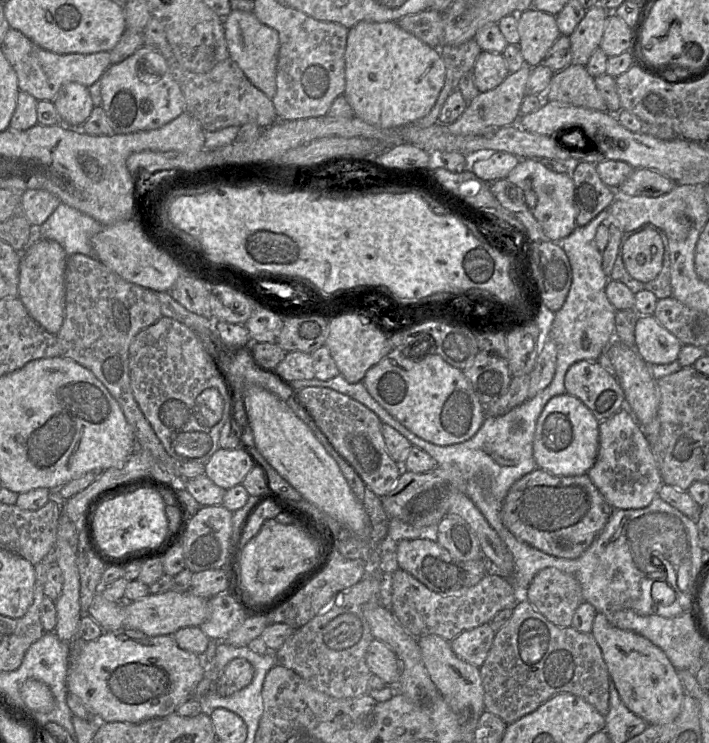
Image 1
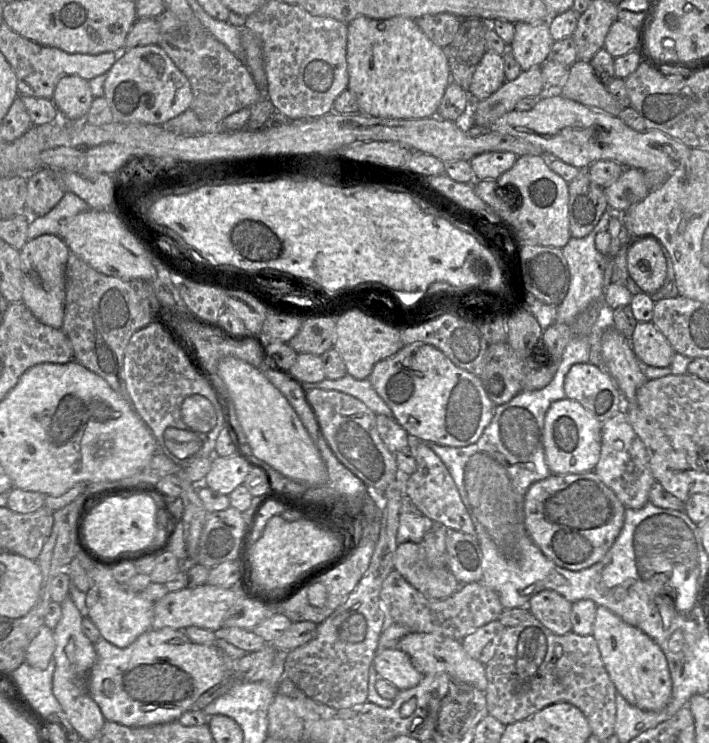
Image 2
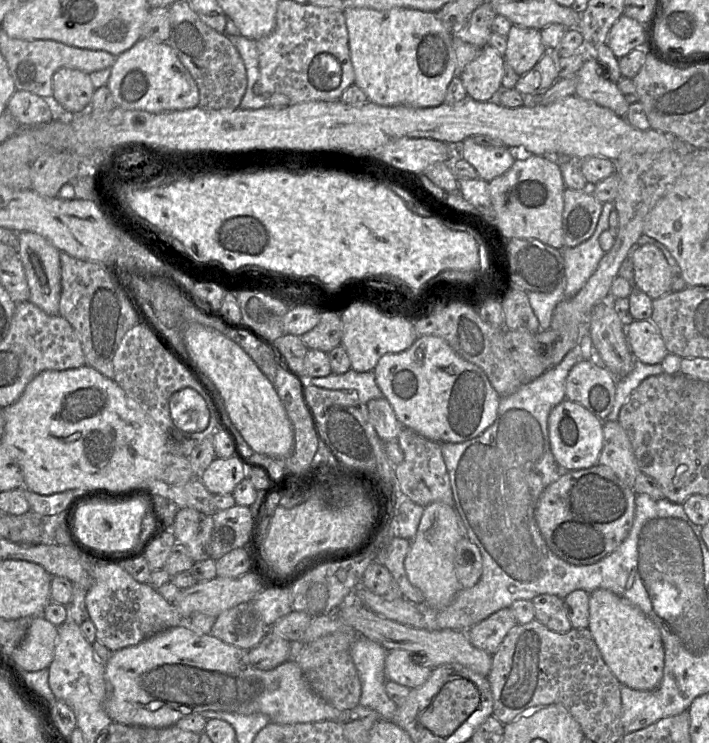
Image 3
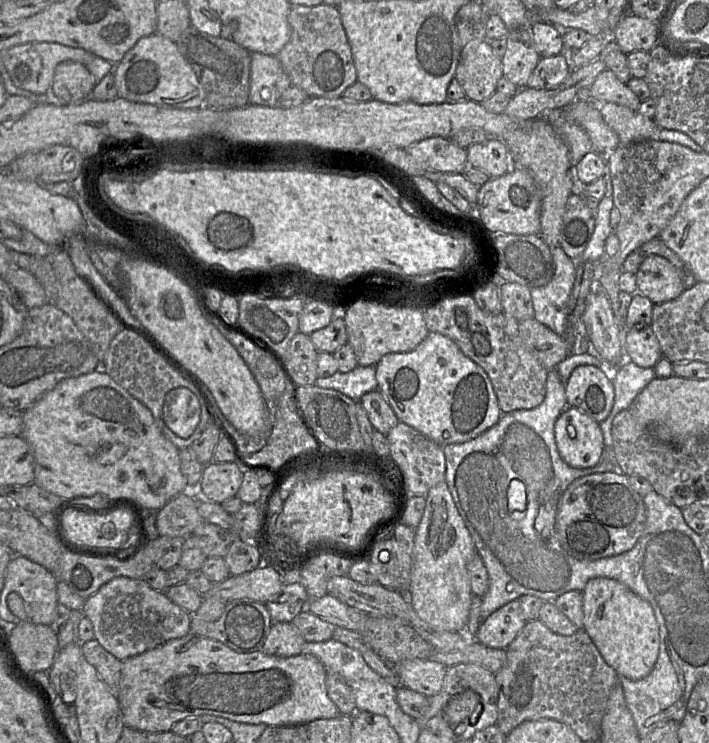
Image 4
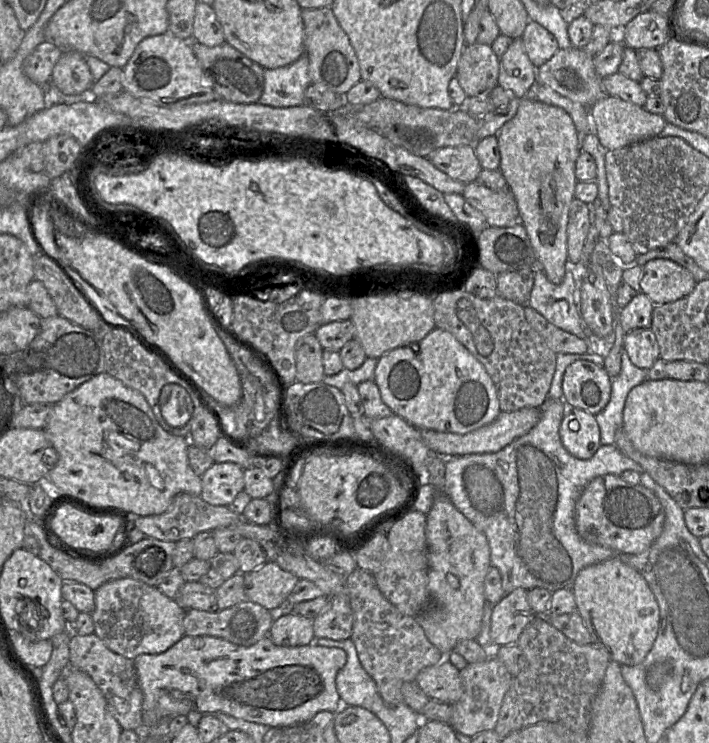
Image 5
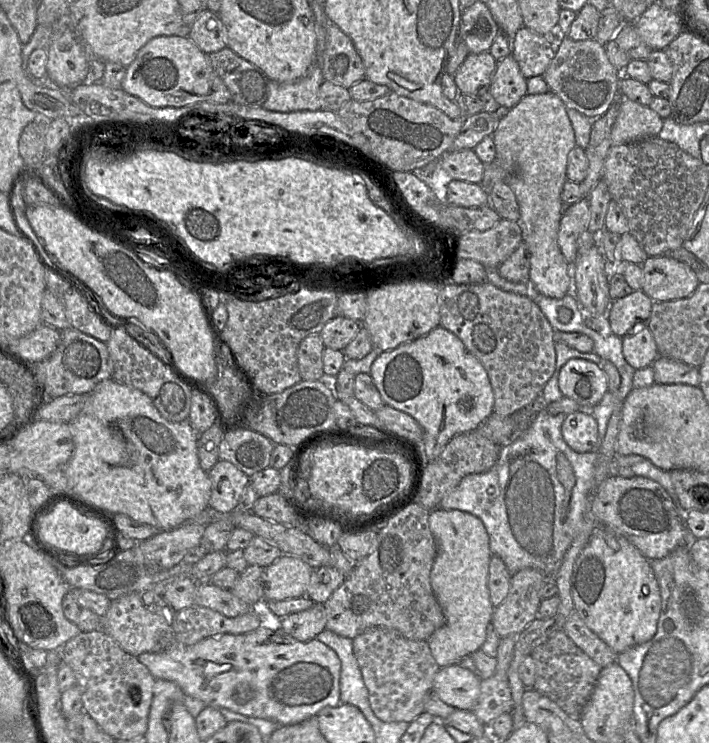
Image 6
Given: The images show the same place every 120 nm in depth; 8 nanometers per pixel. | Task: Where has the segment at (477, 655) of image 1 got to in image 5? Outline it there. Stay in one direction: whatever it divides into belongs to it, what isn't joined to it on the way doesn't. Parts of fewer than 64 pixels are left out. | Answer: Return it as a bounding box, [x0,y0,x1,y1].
[490,588,537,646]

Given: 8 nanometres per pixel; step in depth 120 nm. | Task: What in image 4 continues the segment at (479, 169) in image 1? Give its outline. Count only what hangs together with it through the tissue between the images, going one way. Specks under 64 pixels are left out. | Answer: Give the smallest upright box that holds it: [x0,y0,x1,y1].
[467,137,510,179]

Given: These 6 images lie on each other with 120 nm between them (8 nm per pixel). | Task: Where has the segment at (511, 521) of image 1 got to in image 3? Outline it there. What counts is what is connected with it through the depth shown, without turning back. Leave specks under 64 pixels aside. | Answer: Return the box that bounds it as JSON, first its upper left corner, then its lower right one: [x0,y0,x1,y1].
[535,466,636,565]

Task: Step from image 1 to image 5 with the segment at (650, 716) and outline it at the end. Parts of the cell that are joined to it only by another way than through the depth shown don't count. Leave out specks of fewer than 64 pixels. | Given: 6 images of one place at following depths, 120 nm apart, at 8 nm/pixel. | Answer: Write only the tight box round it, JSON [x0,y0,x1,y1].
[572,557,660,666]

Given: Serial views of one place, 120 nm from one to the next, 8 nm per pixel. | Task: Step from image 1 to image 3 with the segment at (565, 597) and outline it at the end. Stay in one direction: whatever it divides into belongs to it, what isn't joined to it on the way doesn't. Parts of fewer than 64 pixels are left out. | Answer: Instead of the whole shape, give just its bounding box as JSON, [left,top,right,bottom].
[532,594,573,634]

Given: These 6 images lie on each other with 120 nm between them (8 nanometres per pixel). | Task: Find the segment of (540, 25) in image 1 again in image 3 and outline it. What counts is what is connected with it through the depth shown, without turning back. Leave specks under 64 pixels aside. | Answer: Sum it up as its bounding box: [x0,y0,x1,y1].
[504,25,547,76]

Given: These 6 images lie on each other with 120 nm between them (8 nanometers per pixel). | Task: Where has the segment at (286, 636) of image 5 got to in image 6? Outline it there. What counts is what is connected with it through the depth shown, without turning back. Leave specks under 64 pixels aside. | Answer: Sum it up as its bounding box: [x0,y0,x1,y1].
[278,604,327,642]

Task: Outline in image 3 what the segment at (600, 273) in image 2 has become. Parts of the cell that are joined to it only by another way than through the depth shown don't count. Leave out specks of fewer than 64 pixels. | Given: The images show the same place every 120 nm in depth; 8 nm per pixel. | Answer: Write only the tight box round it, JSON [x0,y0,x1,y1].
[558,203,614,298]

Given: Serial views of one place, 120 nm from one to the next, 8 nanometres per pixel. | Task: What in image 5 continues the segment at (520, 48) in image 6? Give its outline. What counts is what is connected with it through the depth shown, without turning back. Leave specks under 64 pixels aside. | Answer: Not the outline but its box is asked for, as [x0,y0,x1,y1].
[521,22,559,68]

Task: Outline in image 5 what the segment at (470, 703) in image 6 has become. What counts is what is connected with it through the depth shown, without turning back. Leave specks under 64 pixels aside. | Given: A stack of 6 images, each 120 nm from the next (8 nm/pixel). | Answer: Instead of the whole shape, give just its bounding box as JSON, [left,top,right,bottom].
[415,659,463,703]

